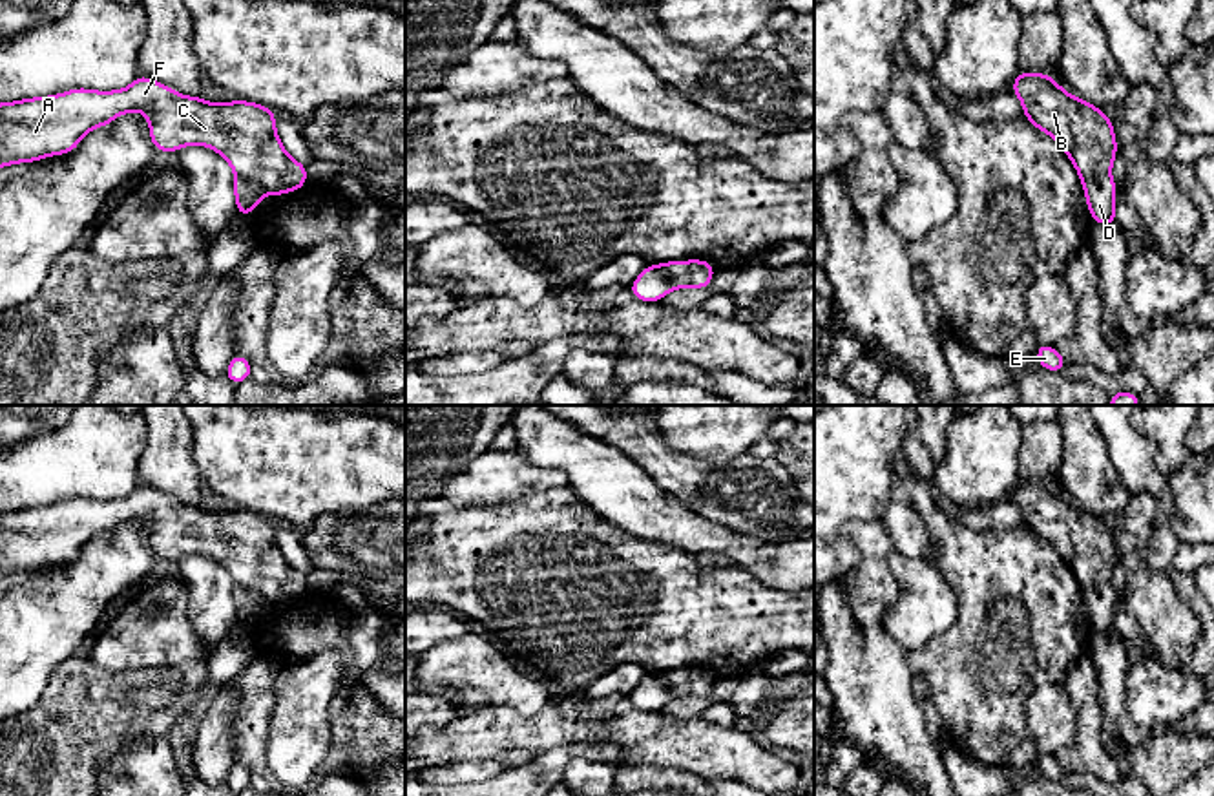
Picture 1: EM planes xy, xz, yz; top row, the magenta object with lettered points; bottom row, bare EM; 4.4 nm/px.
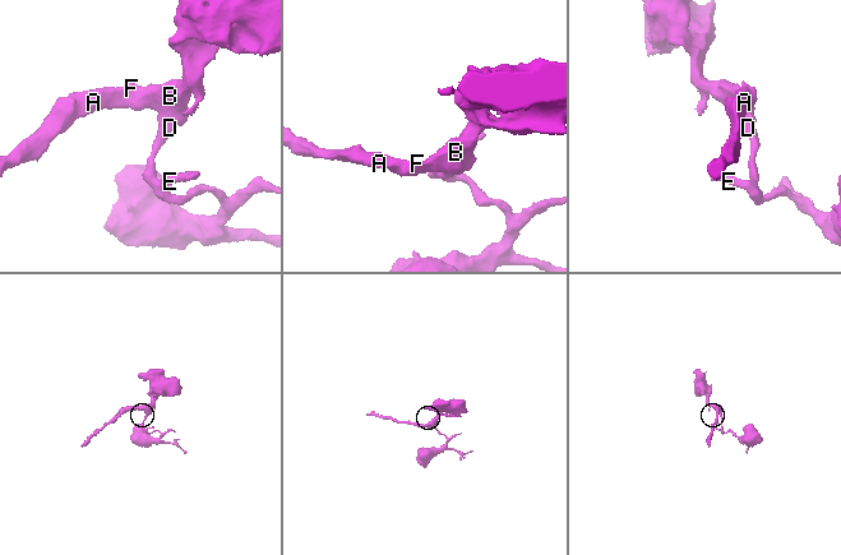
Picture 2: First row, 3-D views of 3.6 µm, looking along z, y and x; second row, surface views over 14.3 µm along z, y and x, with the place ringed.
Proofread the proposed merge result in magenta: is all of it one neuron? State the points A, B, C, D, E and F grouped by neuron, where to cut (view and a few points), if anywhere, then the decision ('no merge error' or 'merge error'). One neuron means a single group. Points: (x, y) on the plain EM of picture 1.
A B C F / D E | xy (236, 583), (254, 588), (267, 601) | merge error

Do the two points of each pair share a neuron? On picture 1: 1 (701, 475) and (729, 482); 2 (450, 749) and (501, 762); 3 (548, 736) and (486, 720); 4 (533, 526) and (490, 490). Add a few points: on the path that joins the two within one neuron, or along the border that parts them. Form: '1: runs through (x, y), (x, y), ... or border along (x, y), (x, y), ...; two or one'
1: runs through (709, 482), (722, 482); one
2: border along (526, 751), (501, 751), (488, 758), (446, 765); two
3: runs through (533, 733), (501, 729); one
4: border along (508, 501), (462, 508); two

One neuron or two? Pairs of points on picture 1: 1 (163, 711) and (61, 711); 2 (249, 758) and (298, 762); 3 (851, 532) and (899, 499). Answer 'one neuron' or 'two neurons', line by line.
1: one neuron
2: two neurons
3: two neurons

